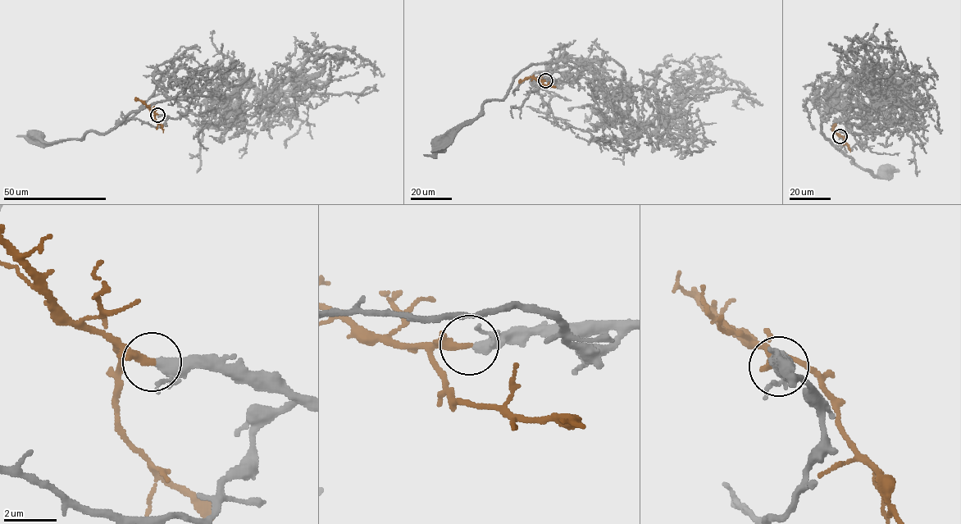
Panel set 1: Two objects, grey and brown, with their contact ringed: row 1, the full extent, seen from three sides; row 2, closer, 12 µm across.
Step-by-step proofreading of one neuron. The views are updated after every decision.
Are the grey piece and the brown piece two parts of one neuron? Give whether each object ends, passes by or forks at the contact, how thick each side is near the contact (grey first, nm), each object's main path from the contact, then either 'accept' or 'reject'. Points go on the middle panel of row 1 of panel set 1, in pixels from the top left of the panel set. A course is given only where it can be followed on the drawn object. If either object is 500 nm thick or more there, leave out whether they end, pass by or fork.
grey forks there; brown ends there; 280 nm thick on the grey side, 300 nm on the other; grey runs (545, 80), (595, 78), (571, 61), (533, 64), (517, 75), (501, 99), (486, 101), (475, 117), (439, 143); brown runs (544, 80), (526, 77), (519, 83); accept

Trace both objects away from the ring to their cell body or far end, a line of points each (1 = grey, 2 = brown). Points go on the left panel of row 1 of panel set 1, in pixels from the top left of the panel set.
1: (158, 115), (178, 118), (198, 92), (214, 93), (158, 101), (106, 133), (49, 143), (34, 136)
2: (157, 115), (134, 99)

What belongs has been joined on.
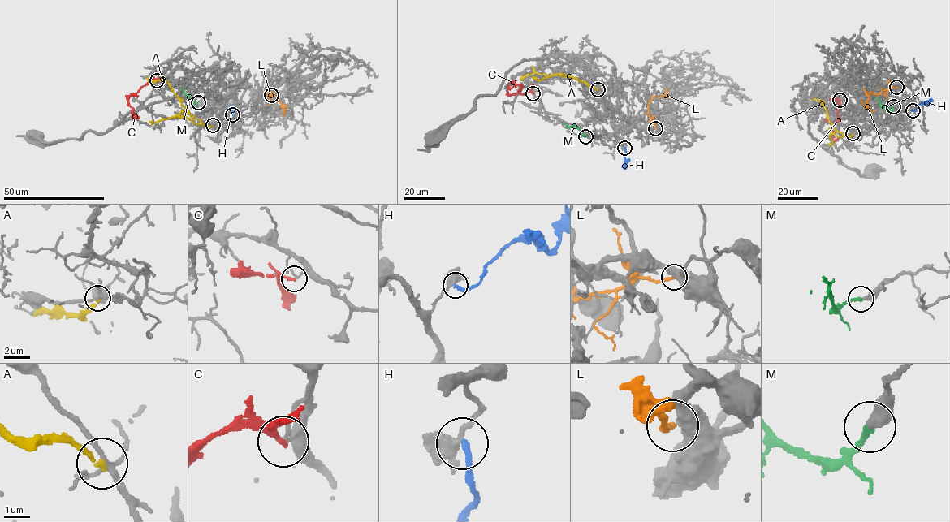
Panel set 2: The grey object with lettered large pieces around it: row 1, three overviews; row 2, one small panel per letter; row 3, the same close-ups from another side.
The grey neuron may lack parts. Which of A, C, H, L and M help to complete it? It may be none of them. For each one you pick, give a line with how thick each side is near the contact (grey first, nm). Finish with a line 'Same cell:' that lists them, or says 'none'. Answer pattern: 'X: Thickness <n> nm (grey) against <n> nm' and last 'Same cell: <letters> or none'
M: Thickness 360 nm (grey) against 260 nm
Same cell: M

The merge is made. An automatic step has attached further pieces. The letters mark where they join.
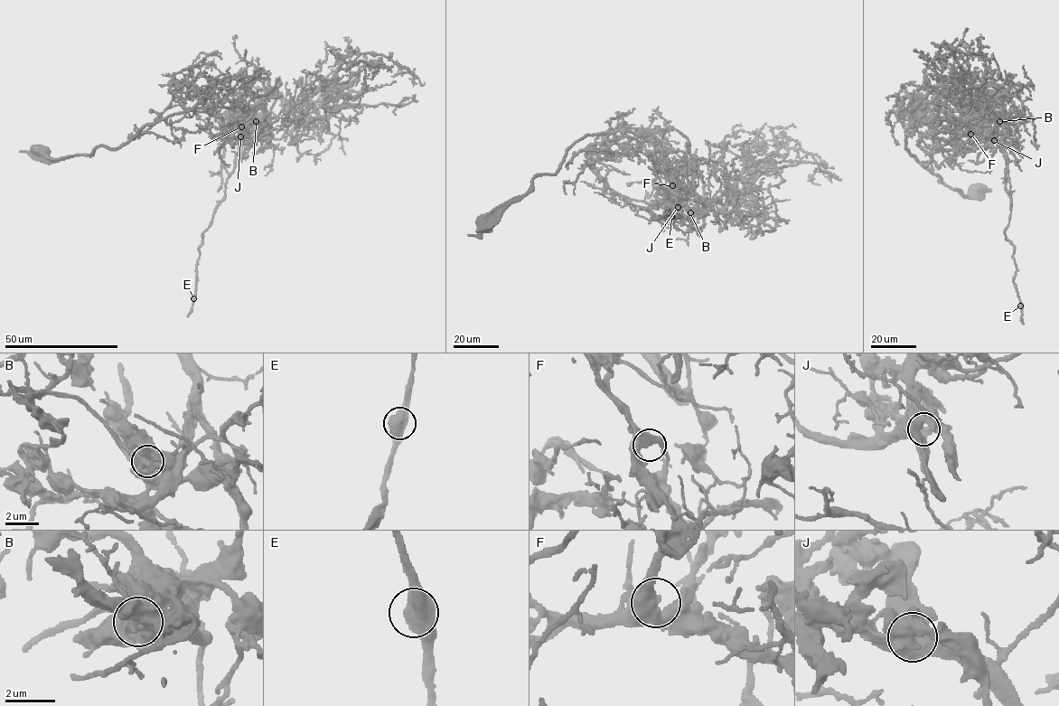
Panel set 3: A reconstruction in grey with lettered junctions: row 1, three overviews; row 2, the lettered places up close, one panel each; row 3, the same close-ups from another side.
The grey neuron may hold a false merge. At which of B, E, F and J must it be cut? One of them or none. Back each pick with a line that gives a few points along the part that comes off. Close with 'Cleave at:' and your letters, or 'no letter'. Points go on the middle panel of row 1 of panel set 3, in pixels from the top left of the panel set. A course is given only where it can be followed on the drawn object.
B: Course of the part to remove: (690, 212), (675, 202), (672, 207), (681, 216), (664, 211), (670, 217)
Cleave at: B

